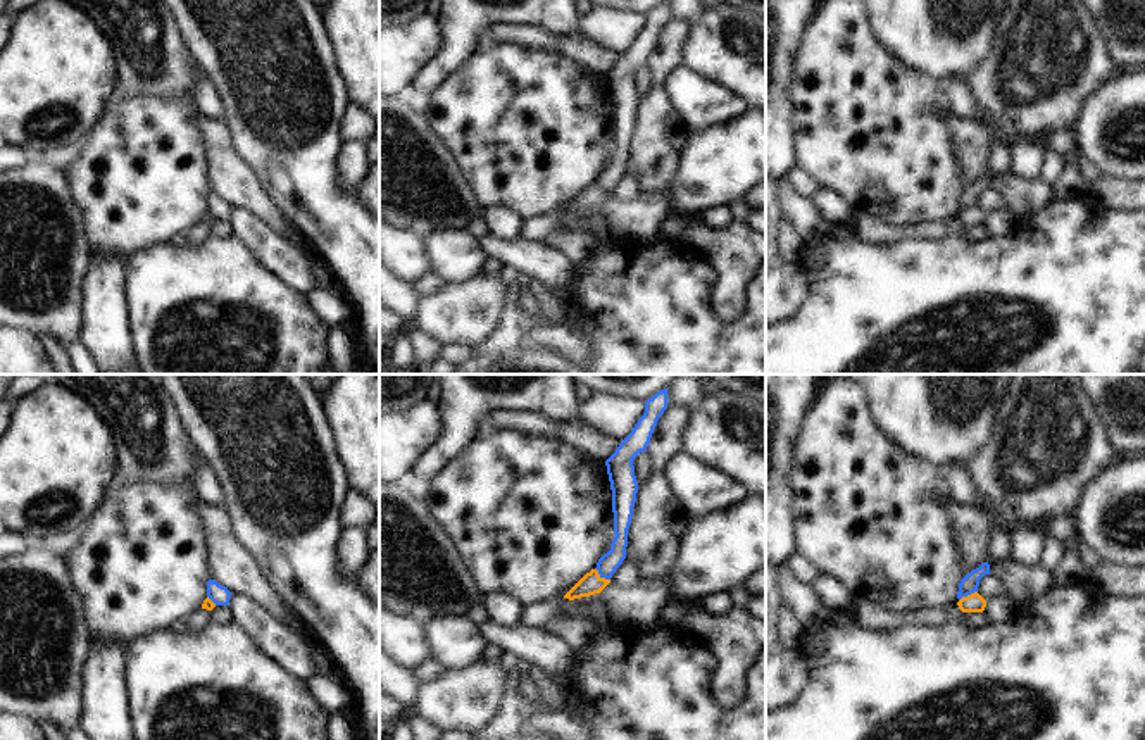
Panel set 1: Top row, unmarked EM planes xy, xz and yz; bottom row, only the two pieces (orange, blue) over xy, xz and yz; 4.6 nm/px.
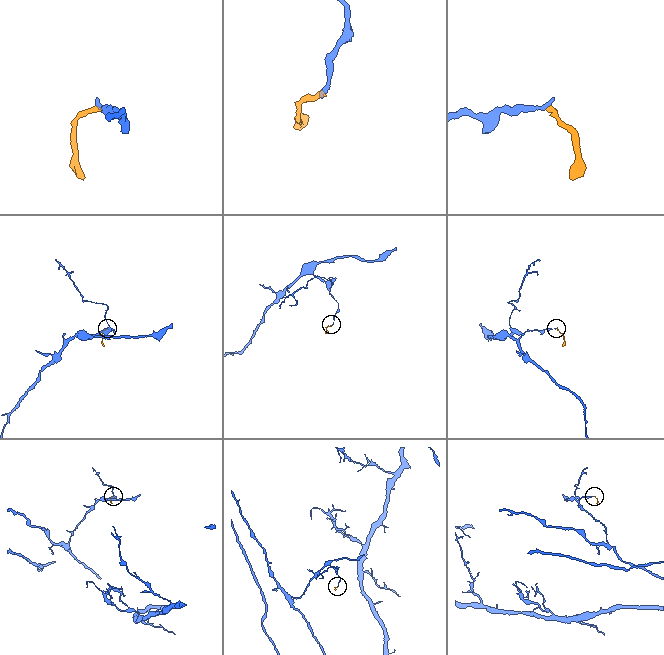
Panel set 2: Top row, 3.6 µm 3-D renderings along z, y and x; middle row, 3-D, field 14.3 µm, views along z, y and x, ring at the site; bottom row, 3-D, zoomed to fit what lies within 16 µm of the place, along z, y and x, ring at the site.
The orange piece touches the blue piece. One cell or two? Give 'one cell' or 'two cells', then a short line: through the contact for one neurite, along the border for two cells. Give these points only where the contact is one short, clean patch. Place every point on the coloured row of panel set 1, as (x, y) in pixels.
two cells; line xz (595, 568), (609, 580)

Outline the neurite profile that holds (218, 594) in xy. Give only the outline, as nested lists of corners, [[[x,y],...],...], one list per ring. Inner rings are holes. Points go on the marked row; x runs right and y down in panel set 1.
[[[214,580],[207,581],[207,597],[216,604],[216,605],[228,605],[231,599],[231,592],[219,585]]]

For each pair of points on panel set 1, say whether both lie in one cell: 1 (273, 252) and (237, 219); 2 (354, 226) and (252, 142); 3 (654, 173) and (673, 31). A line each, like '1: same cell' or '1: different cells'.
1: same cell
2: same cell
3: same cell

